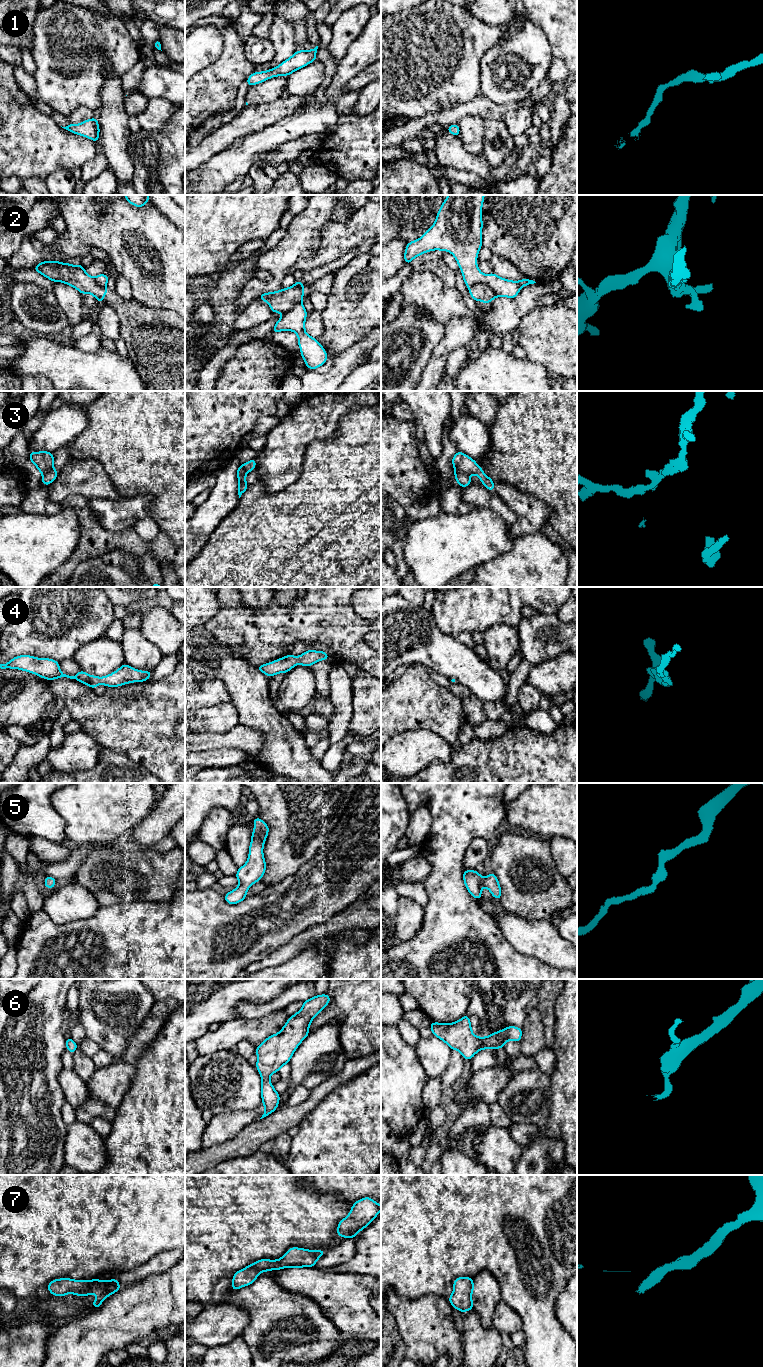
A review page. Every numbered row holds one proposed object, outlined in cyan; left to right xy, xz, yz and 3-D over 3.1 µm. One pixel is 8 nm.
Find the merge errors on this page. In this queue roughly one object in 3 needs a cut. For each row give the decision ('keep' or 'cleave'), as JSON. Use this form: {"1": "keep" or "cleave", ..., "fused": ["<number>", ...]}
{"1": "keep", "2": "cleave", "3": "cleave", "4": "keep", "5": "keep", "6": "keep", "7": "cleave", "fused": ["2", "3", "7"]}

